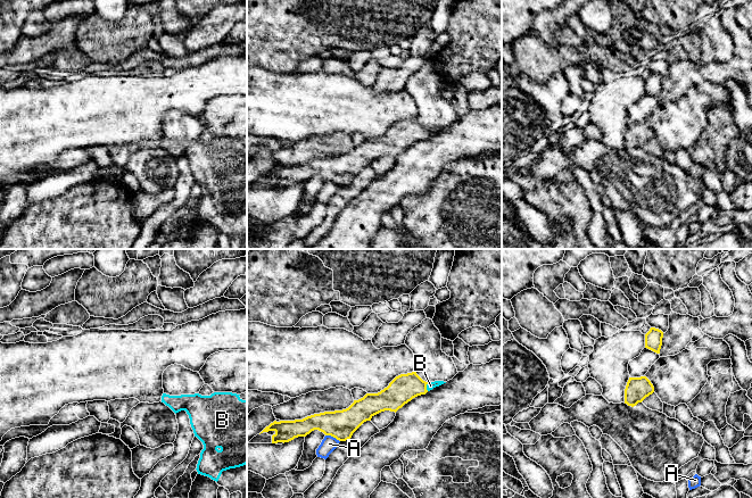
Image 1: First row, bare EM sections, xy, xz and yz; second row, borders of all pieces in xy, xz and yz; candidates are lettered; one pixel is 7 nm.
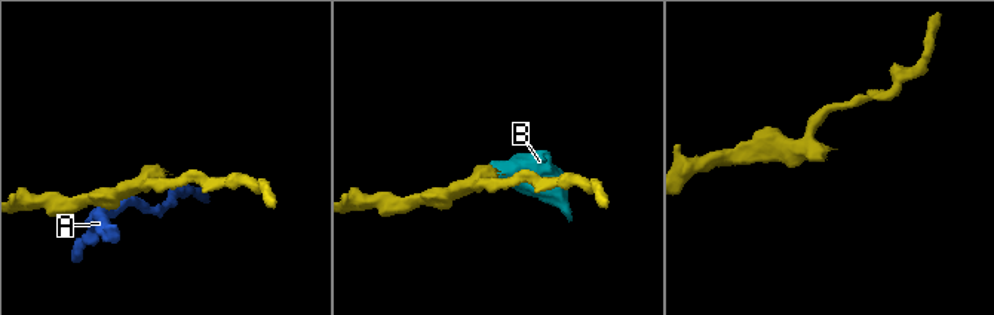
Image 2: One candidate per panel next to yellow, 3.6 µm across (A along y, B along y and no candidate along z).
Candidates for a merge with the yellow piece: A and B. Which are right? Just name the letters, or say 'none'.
B

